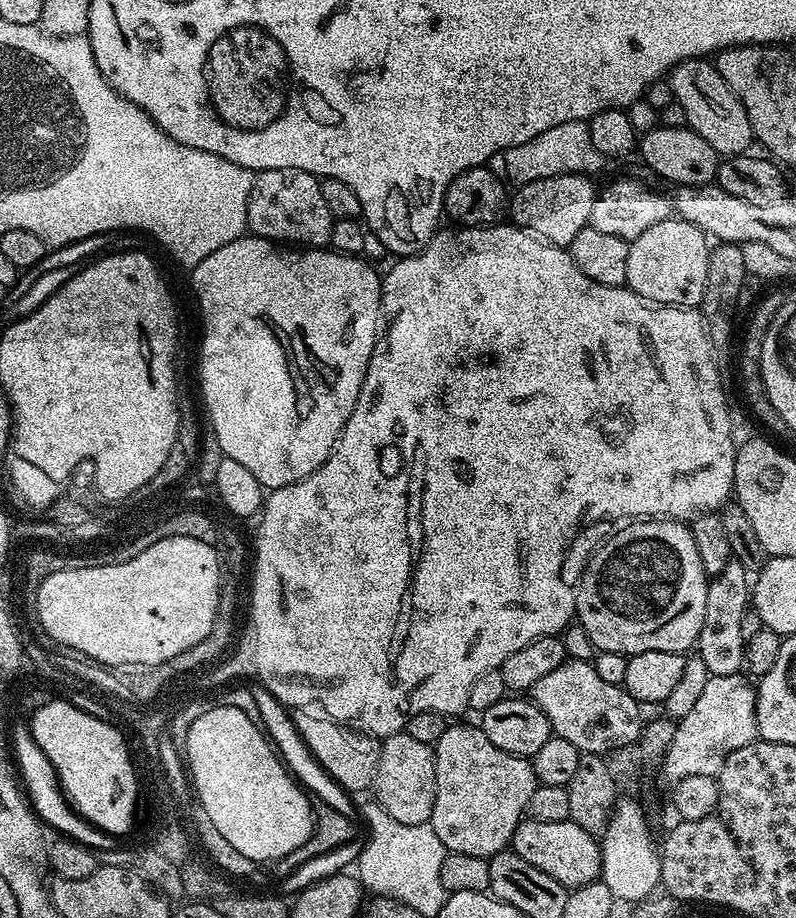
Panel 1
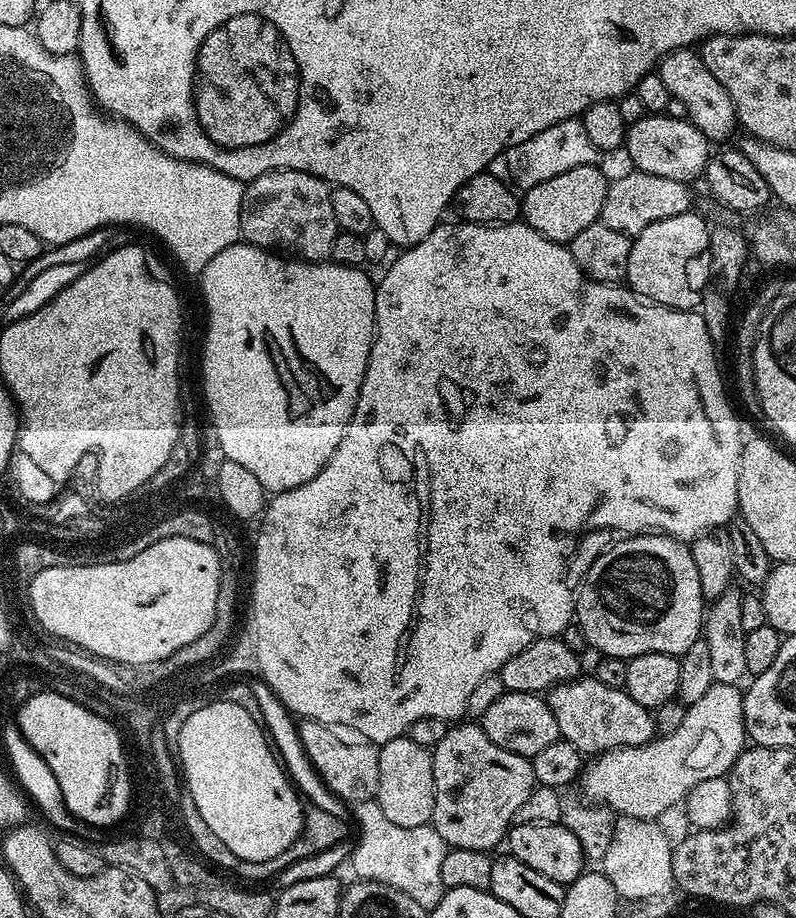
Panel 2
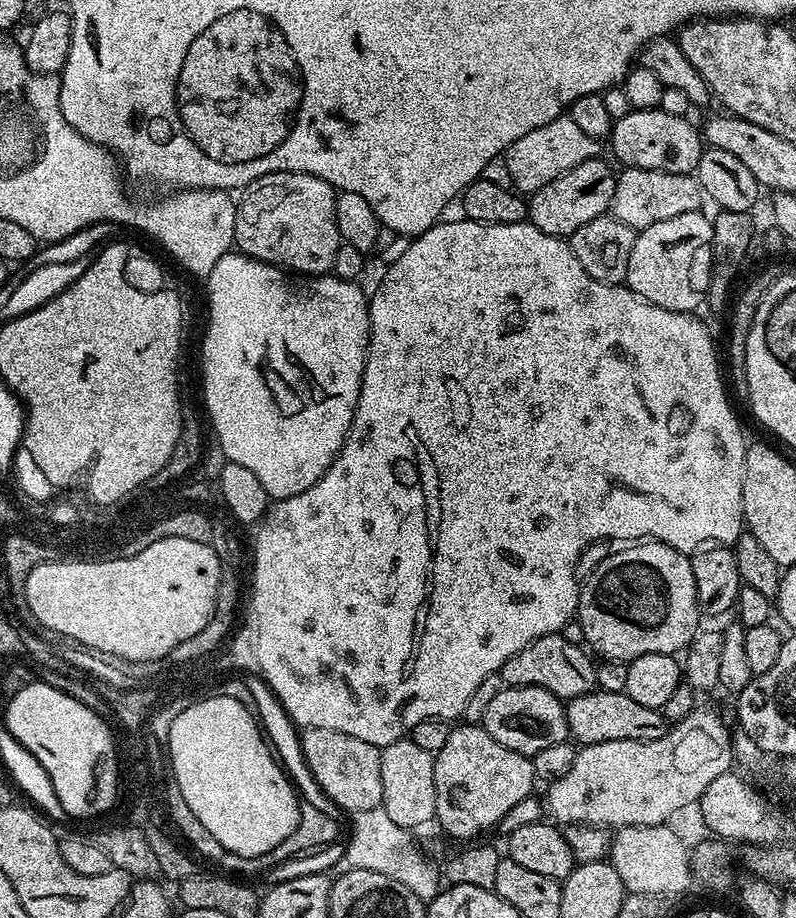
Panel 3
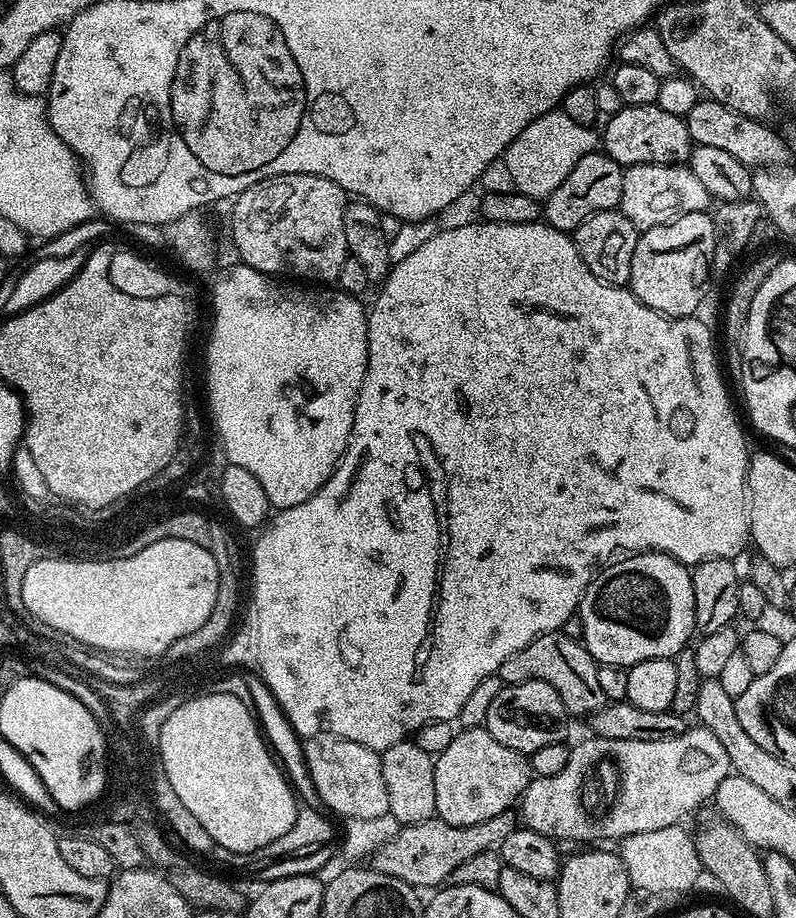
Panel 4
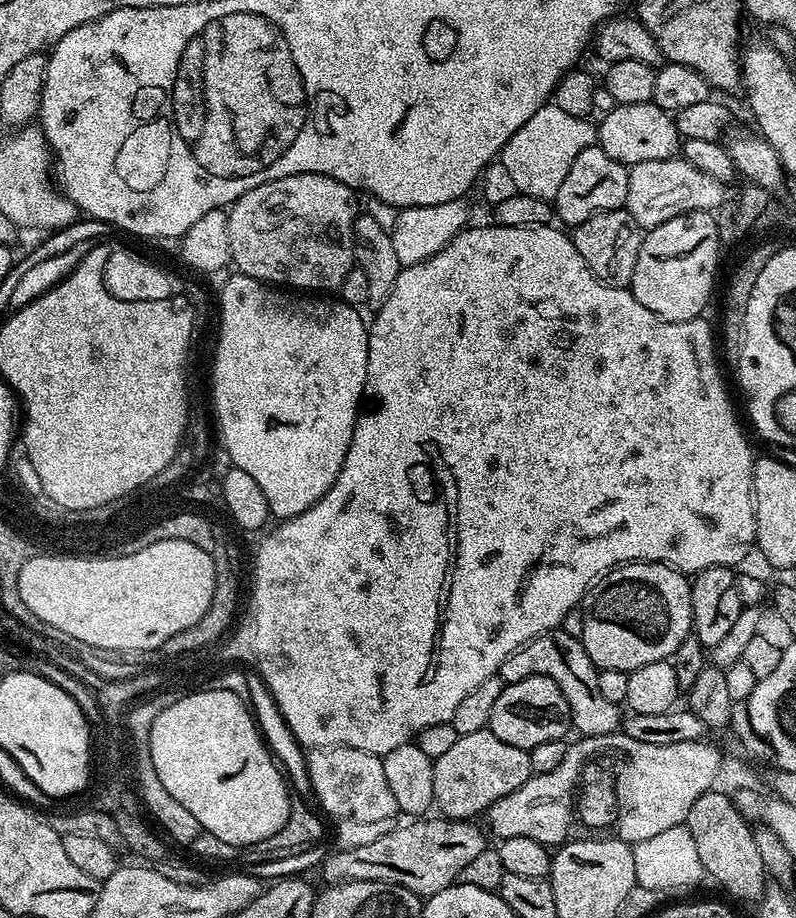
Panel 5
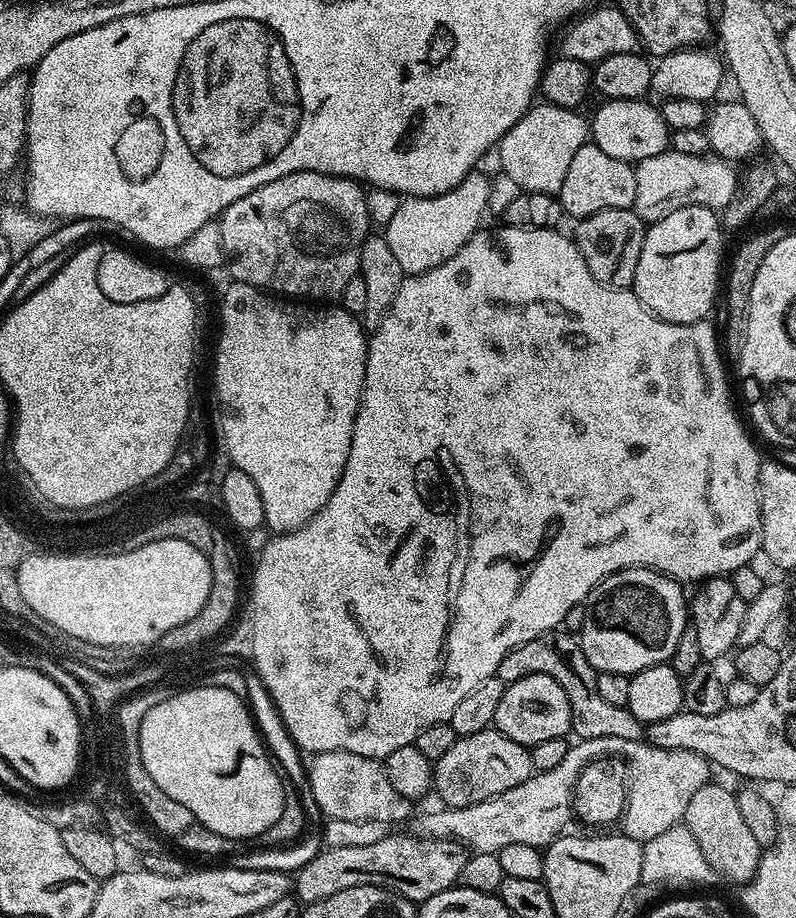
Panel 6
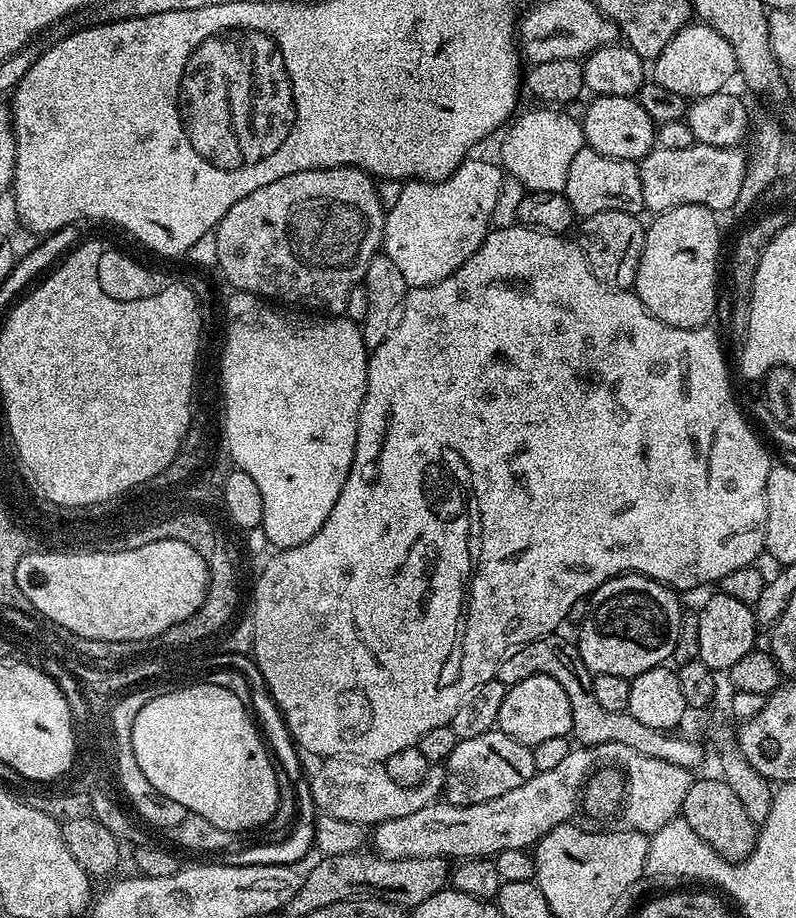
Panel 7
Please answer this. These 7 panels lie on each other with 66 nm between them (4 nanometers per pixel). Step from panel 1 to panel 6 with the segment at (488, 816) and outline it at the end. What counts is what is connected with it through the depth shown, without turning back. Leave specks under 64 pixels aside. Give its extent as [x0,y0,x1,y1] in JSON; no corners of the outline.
[434,727,534,808]

